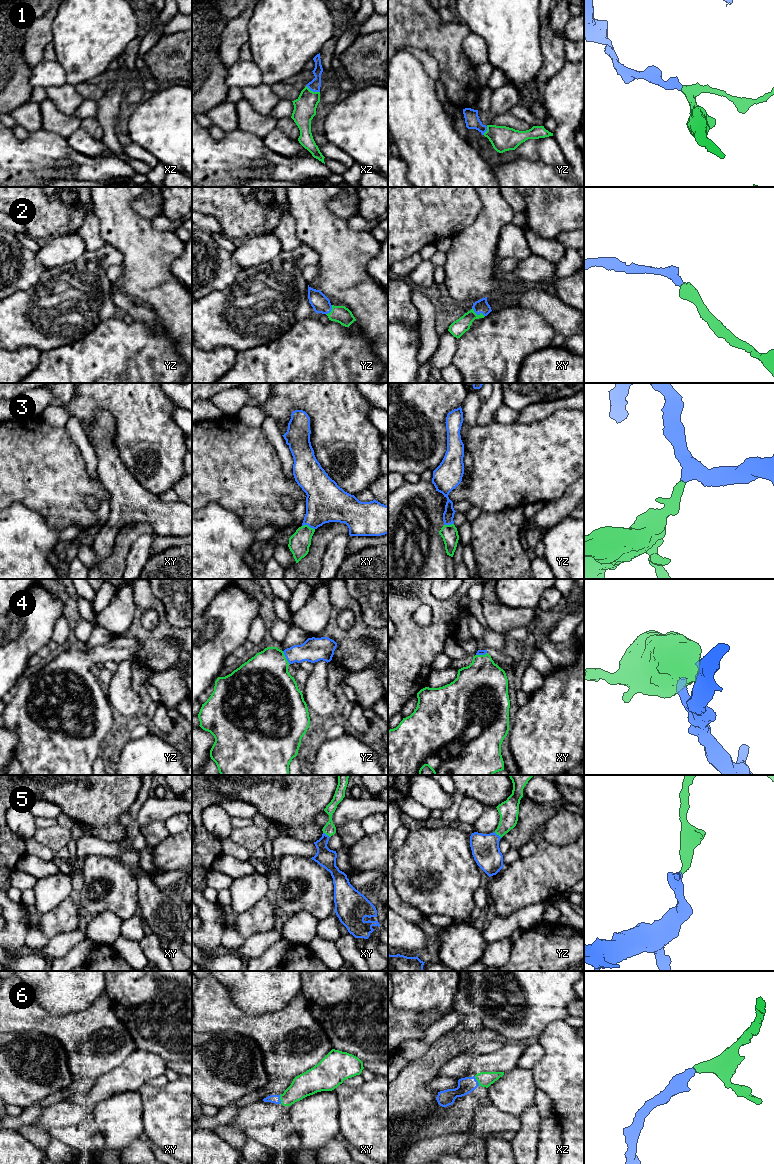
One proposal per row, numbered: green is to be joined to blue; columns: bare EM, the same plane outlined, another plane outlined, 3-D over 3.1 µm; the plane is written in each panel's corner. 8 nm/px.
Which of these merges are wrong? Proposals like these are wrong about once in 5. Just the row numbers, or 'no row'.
no row

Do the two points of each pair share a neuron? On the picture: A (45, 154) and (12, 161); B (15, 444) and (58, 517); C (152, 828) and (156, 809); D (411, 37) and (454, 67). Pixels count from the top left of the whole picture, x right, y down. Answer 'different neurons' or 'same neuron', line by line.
A: same neuron
B: same neuron
C: different neurons
D: same neuron

